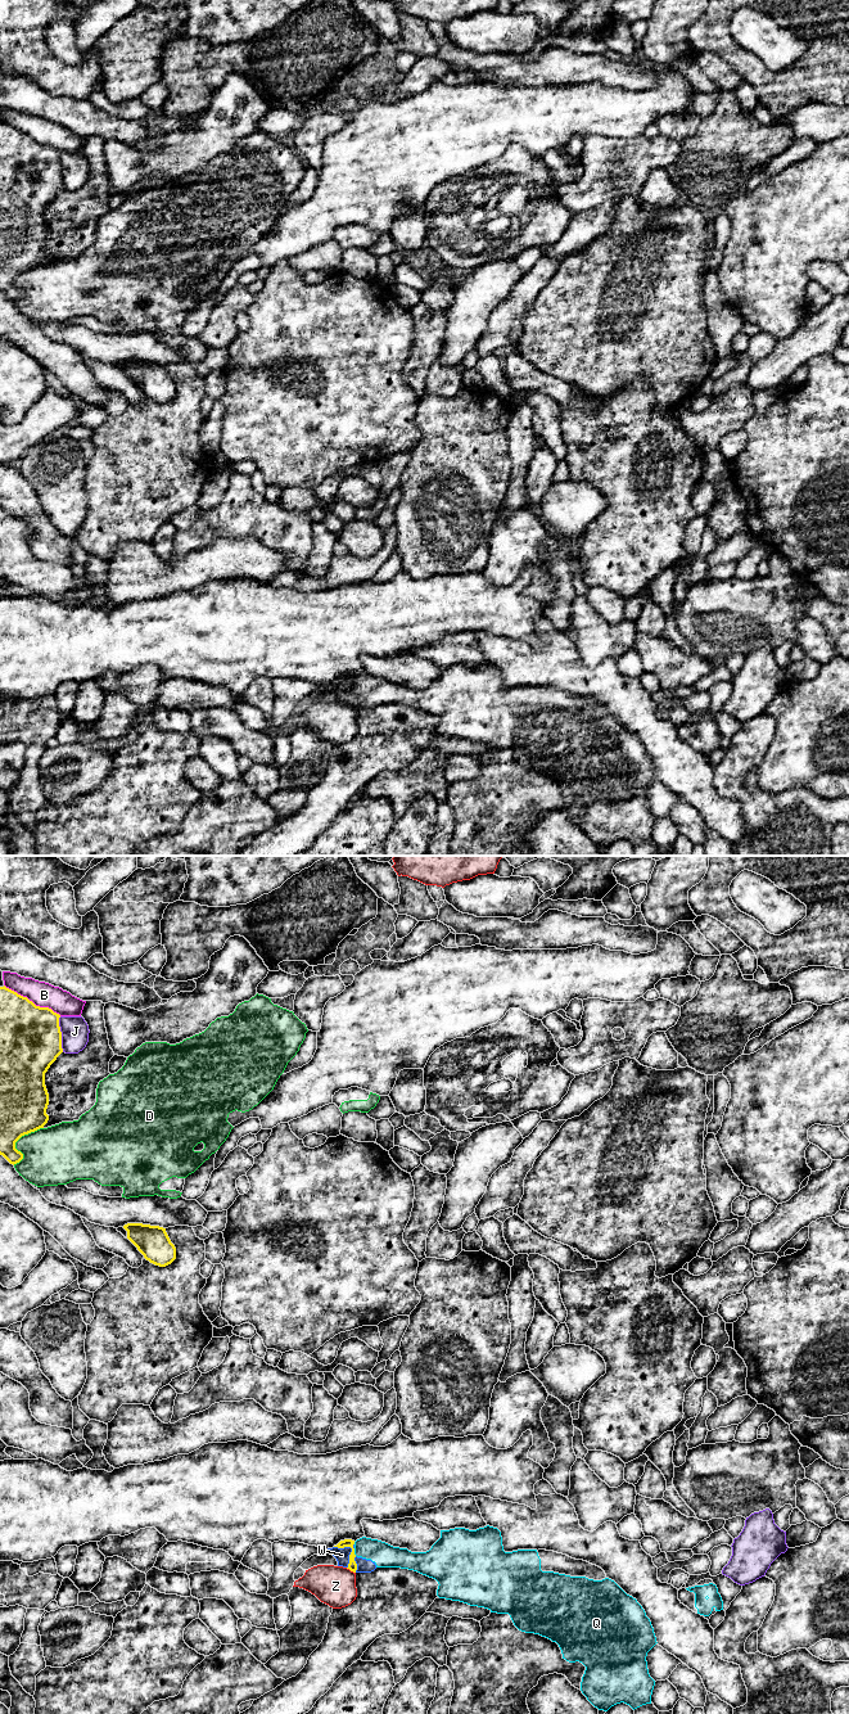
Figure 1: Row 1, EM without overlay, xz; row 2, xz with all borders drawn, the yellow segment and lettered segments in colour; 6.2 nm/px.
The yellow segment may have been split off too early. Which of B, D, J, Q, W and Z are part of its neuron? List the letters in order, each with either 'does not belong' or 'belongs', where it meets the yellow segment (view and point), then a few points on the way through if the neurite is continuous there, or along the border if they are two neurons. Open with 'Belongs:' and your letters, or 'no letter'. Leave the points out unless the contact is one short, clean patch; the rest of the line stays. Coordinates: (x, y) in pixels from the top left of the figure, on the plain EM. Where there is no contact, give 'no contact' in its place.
Belongs: no letter
B: does not belong; contact xz (31, 138)
D: does not belong; contact xz (17, 276)
J: does not belong; contact xz (61, 171)
Q: does not belong; contact xz (353, 689); border xz (353, 685), (356, 691)
W: does not belong; contact xz (352, 686); border xz (334, 682), (351, 685), (347, 704)
Z: does not belong; contact xz (351, 707); border xz (346, 704), (355, 709)

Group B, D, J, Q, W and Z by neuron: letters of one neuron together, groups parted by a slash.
B / D / J / Q W / Z

